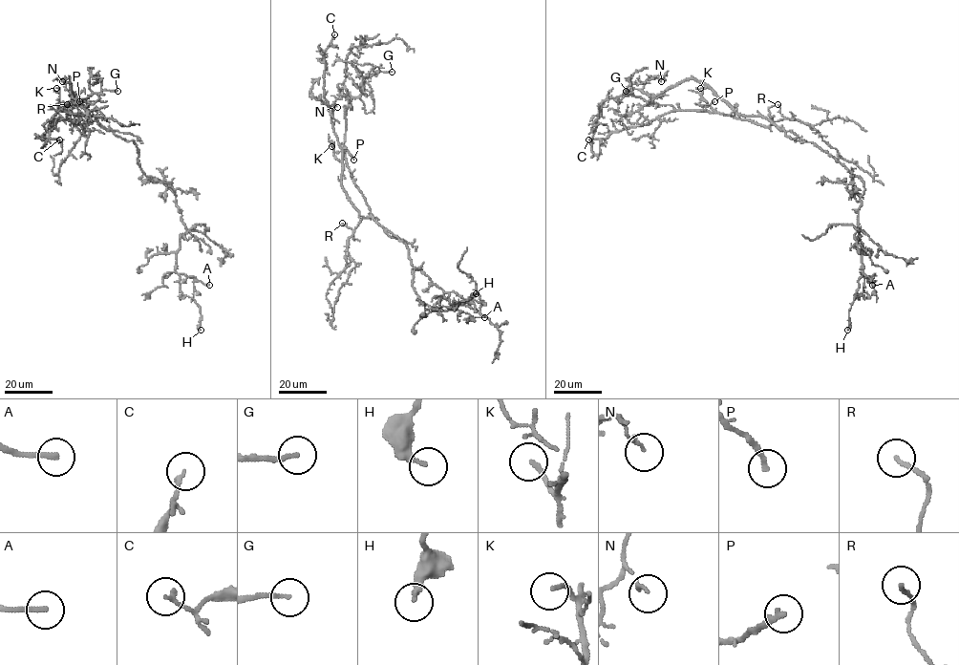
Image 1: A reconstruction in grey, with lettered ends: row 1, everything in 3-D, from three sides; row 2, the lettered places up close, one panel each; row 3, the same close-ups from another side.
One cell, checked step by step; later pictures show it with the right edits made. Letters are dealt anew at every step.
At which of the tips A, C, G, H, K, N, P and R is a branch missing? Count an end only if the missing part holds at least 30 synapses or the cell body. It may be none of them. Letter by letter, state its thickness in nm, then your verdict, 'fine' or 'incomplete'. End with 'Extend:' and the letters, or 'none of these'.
A: calibre 190 nm; incomplete
C: calibre 190 nm; fine
G: calibre 160 nm; fine
H: calibre 170 nm; fine
K: calibre 150 nm; fine
N: calibre 110 nm; fine
P: calibre 200 nm; incomplete
R: calibre 140 nm; fine
Extend: A, P

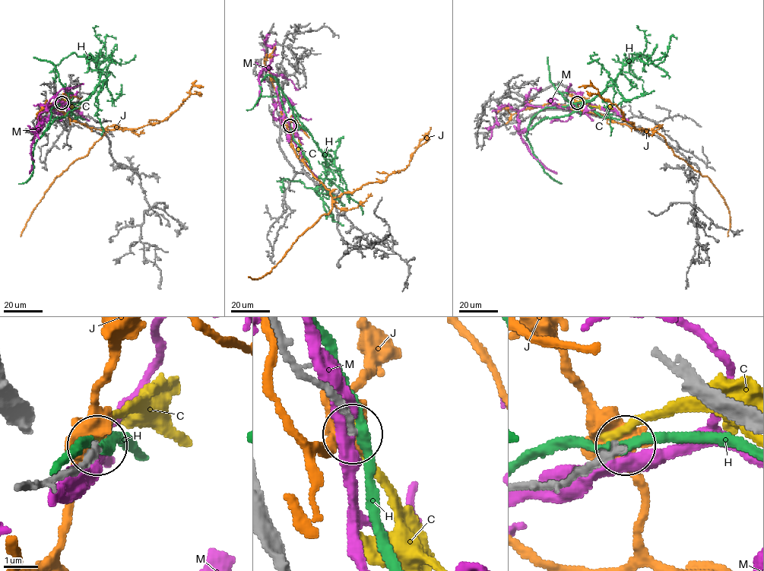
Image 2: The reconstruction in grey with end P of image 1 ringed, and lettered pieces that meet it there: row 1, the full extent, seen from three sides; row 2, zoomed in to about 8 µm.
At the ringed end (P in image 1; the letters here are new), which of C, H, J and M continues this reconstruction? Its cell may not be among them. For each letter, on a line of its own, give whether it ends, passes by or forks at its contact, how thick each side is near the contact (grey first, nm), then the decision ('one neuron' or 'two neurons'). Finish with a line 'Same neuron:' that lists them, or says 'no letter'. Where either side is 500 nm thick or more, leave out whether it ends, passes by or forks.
C: it ends | 240/280 nm | two neurons
H: it passes by | 240/240 nm | two neurons
J: 280/550 nm | two neurons
M: it passes by | 280/480 nm | two neurons
Same neuron: no letter

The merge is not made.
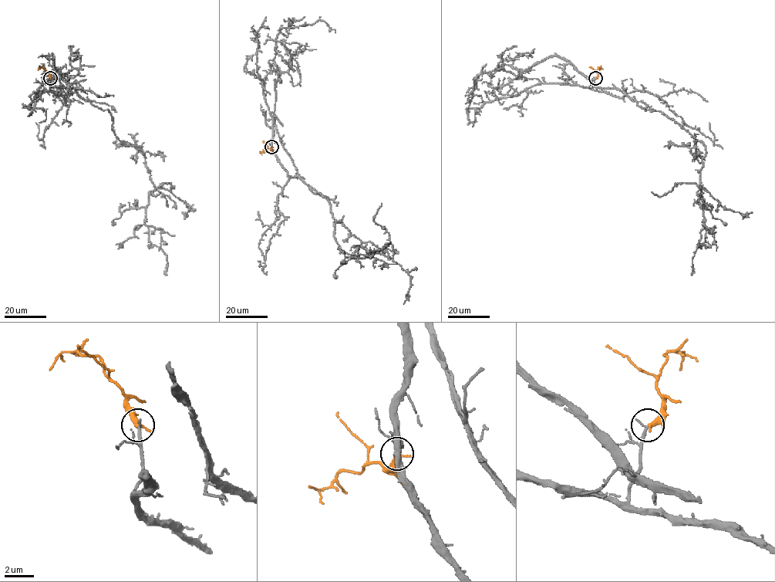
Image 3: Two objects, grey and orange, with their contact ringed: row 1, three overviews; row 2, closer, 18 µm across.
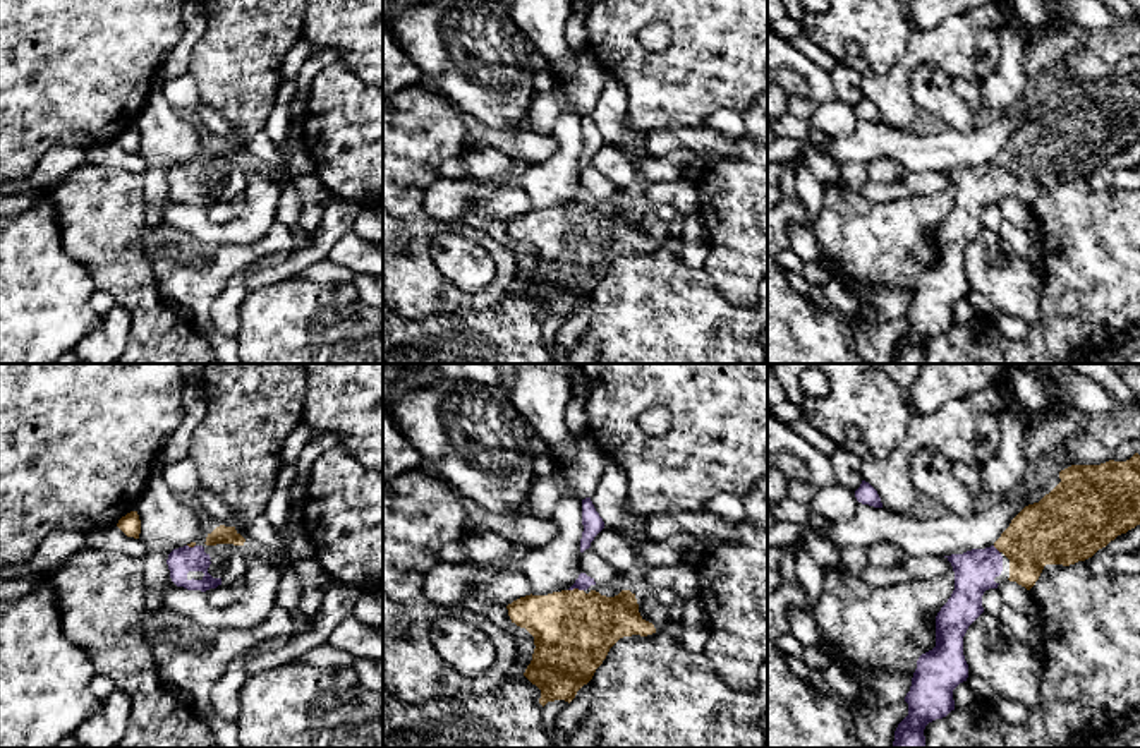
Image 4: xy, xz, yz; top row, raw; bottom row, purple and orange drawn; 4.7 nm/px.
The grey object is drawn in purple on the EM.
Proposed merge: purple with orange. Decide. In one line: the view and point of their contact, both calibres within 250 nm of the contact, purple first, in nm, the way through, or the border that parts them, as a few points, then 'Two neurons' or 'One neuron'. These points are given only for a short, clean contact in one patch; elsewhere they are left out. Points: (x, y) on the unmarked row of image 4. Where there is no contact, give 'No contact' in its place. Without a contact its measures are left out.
Touches purple at xz (576, 203). Thickness 70 nm (purple) against 380 nm. Path across: xz (582, 198), (576, 203), (572, 246). One neuron

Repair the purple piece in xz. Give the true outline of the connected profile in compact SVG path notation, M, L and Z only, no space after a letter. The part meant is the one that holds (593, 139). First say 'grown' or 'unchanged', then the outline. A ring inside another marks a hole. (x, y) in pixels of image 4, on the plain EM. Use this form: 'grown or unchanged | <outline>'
unchanged | M591 113L582 115L582 141L580 168L589 165L594 153L604 144L604 137L596 127Z

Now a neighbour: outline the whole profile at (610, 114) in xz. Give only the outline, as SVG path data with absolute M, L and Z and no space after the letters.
M608 75L591 117L604 137L604 144L623 148L628 118L628 93L615 77Z

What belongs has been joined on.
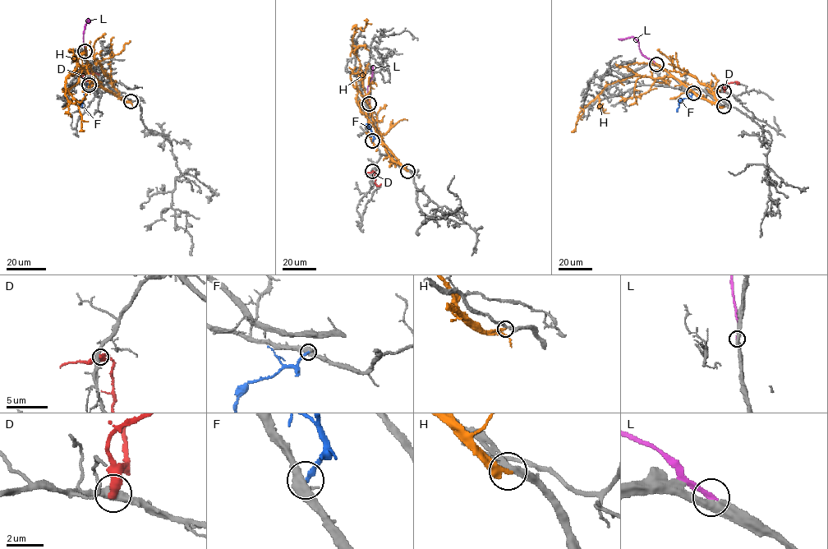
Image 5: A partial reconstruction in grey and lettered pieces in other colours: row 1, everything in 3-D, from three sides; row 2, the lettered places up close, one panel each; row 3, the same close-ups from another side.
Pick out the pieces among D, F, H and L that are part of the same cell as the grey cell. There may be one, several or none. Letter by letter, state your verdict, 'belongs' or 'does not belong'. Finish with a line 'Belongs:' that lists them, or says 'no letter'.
D: does not belong
F: does not belong
H: does not belong
L: does not belong
Belongs: no letter

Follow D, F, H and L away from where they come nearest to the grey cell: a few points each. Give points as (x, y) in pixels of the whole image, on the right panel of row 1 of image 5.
D: (724, 91), (725, 85), (737, 82), (738, 85)
F: (693, 93), (682, 99), (677, 111)
H: (723, 106), (701, 98), (673, 77), (633, 76), (609, 84), (581, 108), (582, 114), (571, 131)
L: (656, 64), (641, 53), (639, 43), (633, 37), (618, 39)

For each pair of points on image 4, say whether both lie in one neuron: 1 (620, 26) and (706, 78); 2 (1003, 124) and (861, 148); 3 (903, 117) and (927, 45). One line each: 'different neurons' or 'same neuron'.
1: same neuron
2: same neuron
3: same neuron

